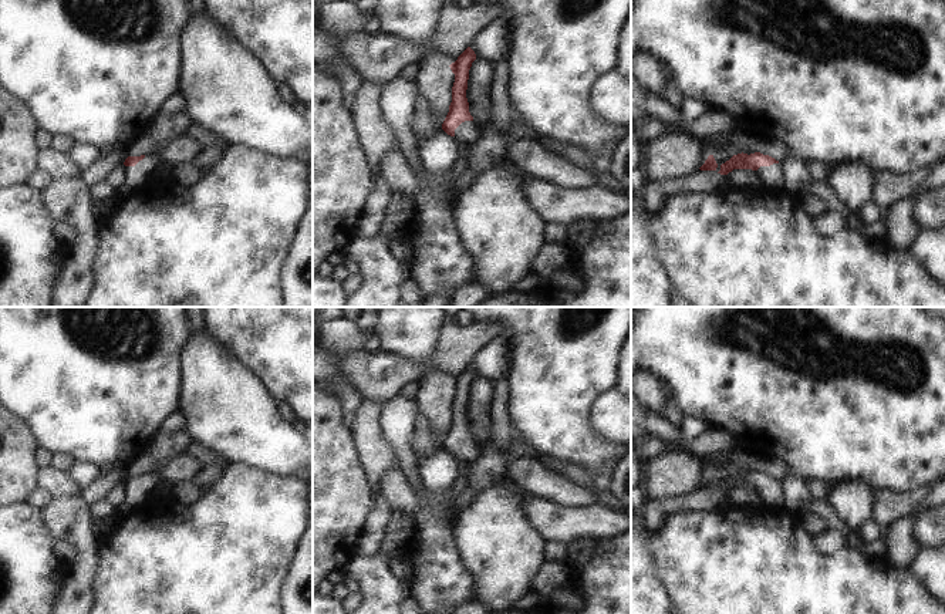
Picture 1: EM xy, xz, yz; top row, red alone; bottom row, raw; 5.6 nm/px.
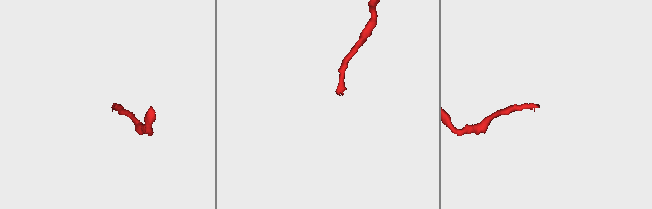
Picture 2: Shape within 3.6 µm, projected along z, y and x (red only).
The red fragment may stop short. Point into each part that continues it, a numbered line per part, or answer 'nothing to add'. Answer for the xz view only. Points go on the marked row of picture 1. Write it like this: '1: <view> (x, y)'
1: xz (468, 131)

